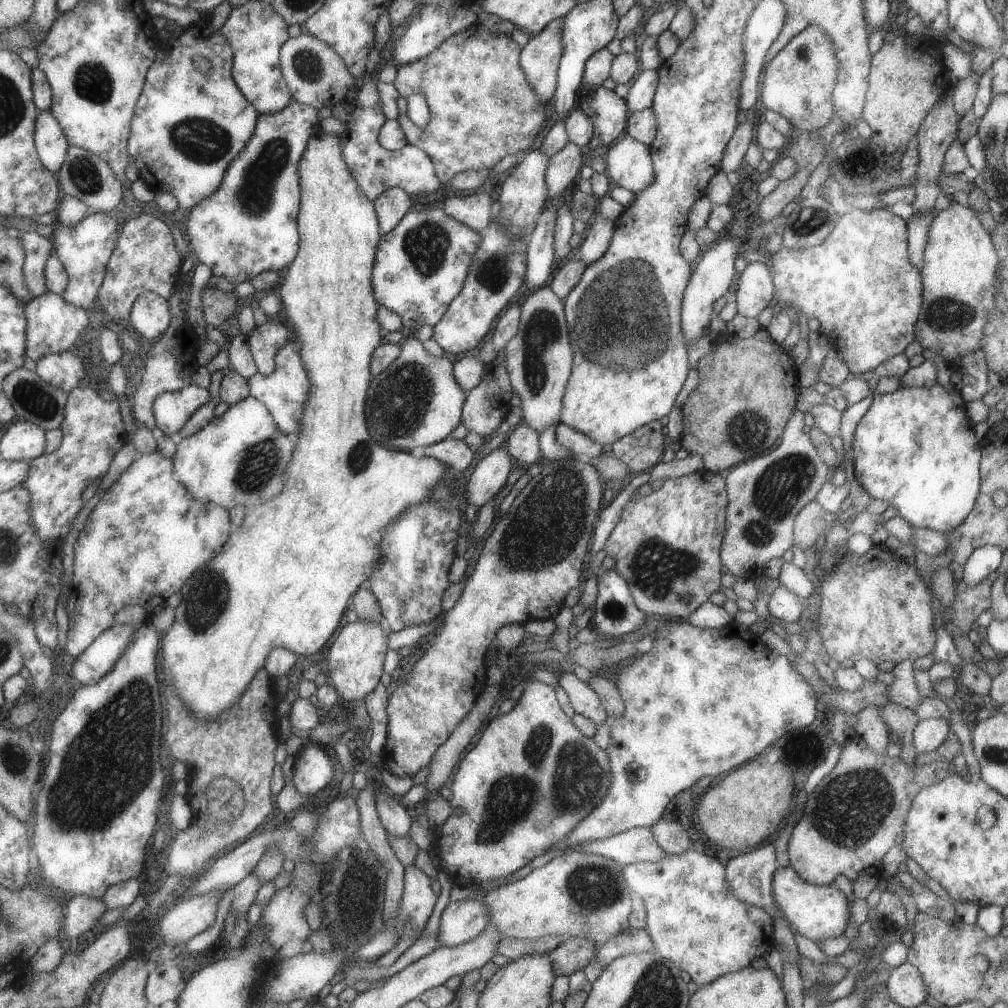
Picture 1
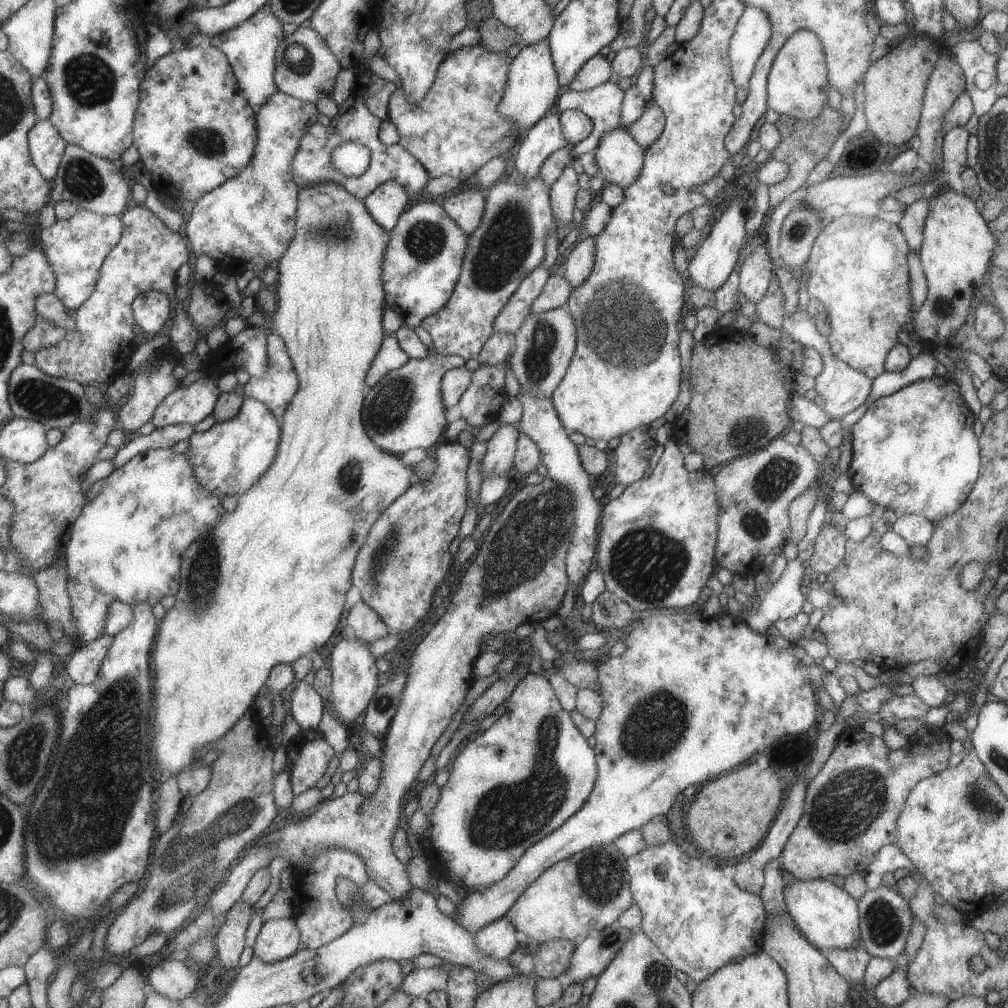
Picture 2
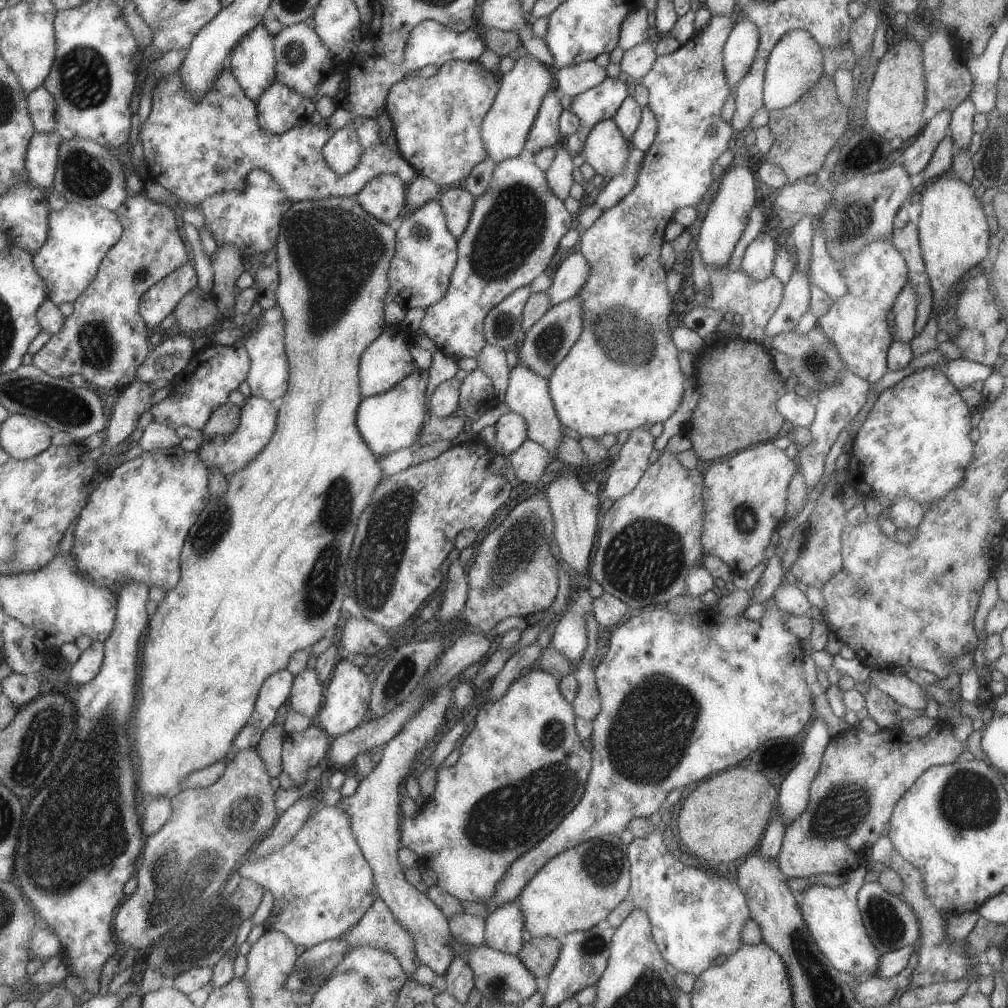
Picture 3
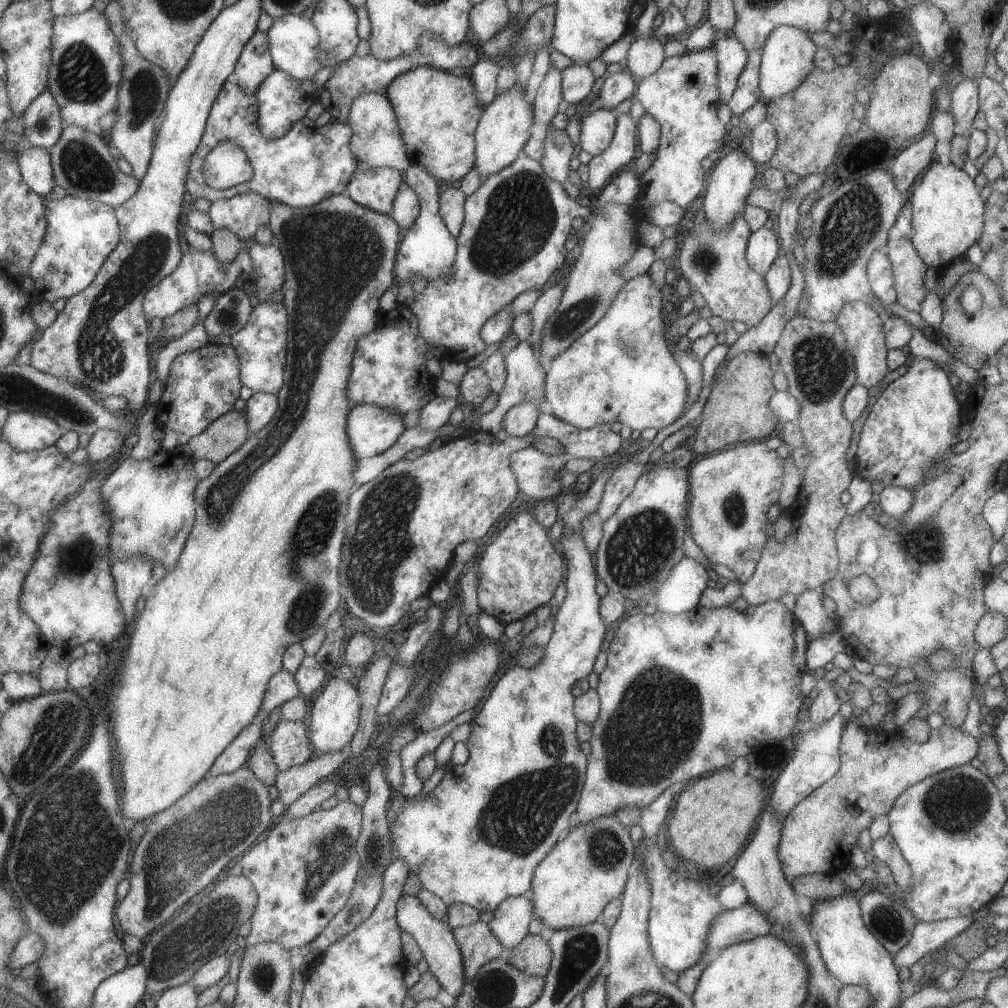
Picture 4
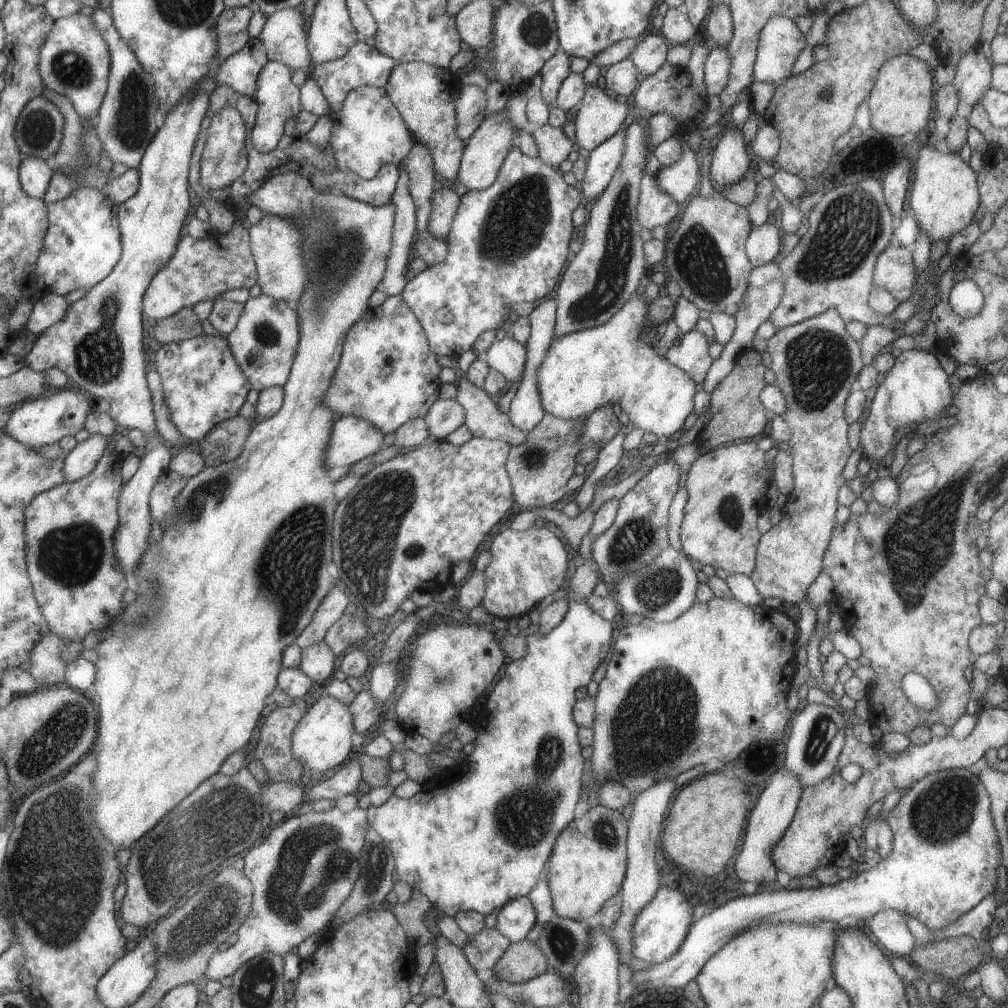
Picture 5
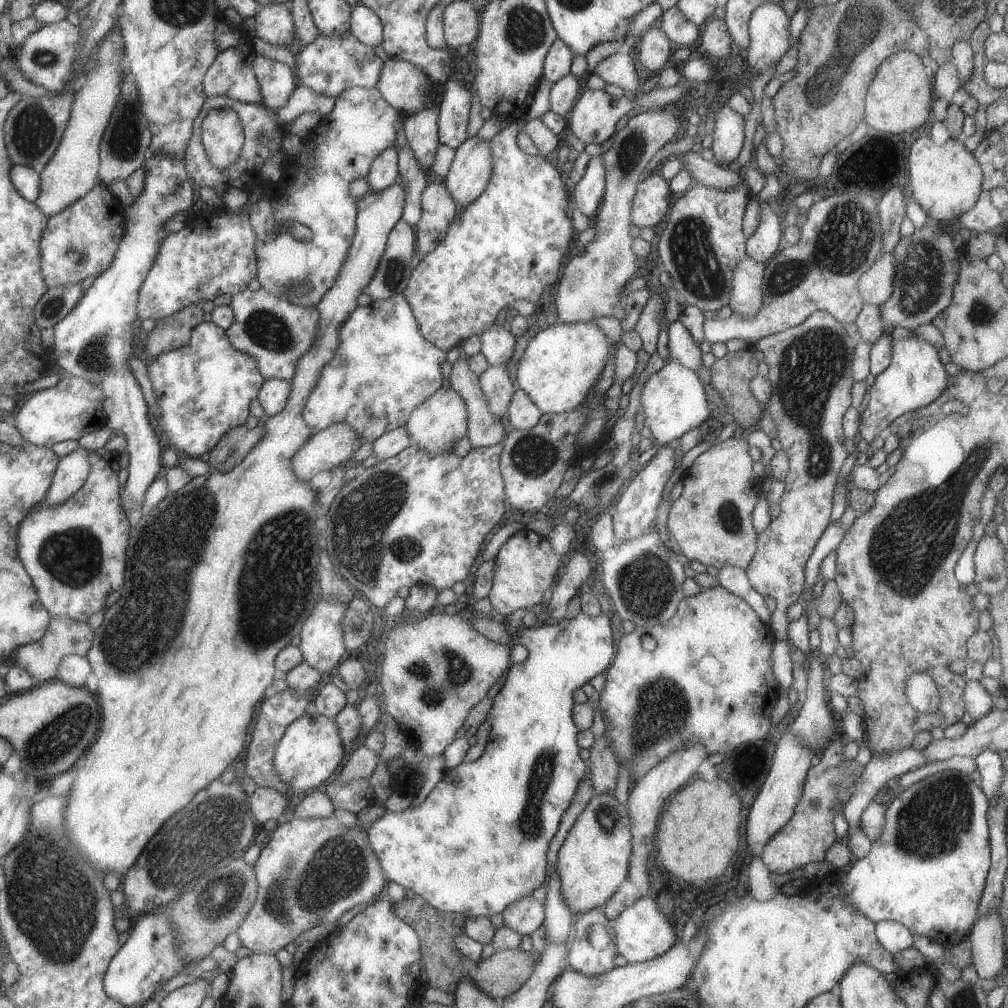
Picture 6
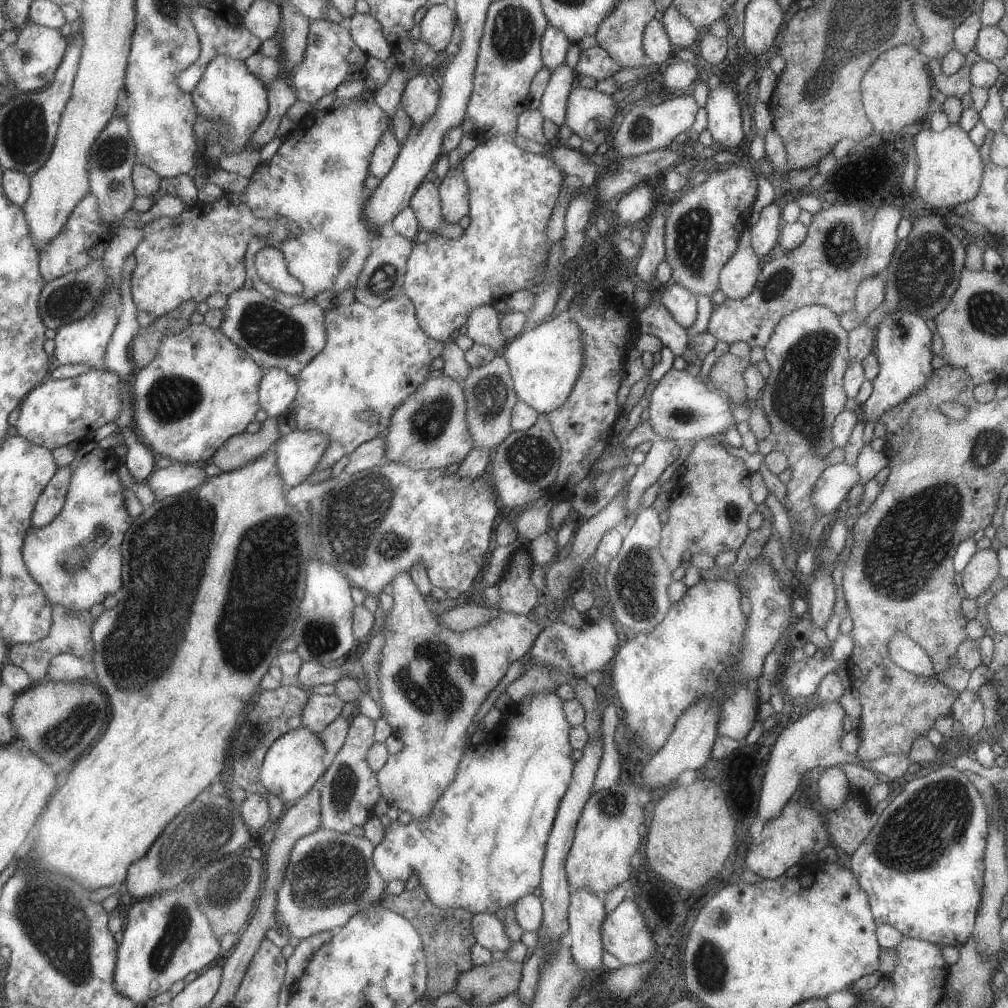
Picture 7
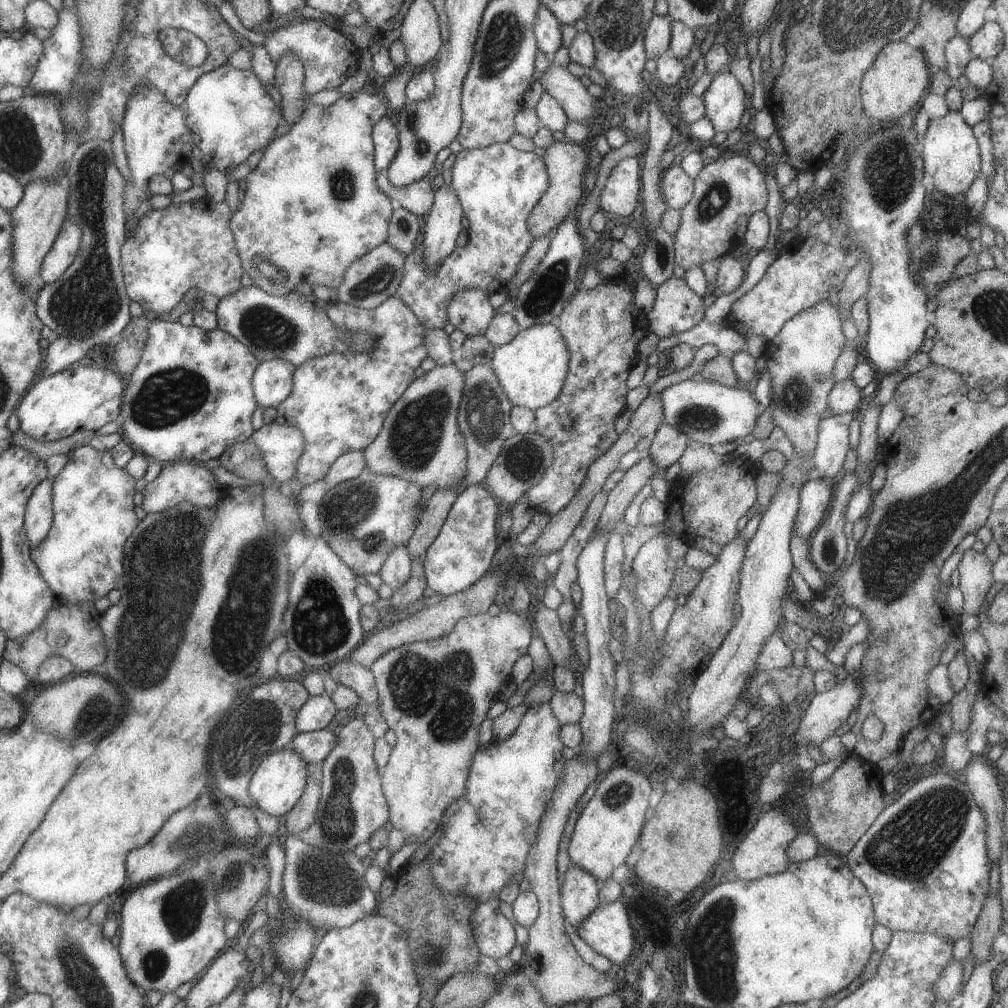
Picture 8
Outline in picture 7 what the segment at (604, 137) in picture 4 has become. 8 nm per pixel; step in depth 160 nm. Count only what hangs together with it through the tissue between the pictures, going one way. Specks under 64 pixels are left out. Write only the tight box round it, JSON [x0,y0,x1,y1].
[565,84,618,141]

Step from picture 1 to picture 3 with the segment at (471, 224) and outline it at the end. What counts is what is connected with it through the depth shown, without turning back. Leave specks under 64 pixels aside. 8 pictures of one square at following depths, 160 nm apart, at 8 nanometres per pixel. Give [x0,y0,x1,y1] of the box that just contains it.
[438,187,474,239]

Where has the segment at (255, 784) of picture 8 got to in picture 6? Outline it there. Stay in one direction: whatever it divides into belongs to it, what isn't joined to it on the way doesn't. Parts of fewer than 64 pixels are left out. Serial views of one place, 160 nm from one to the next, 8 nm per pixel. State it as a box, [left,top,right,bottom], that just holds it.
[273,710,345,794]

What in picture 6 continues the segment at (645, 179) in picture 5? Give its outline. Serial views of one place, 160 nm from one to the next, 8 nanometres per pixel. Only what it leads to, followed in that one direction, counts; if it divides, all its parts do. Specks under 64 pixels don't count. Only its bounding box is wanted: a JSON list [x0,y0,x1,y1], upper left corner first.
[629,174,671,229]

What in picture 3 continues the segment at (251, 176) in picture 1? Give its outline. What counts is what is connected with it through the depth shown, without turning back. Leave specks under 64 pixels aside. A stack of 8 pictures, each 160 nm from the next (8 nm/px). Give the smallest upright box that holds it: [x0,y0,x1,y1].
[199,80,316,256]

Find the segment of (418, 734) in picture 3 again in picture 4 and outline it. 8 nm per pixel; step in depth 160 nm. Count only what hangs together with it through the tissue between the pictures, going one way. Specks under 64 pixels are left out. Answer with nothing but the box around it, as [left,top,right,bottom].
[396,895,467,998]

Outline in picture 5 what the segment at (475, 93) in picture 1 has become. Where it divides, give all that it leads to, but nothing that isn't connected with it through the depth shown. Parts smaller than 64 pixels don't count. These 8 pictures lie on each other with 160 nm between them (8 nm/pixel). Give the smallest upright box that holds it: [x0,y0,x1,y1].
[384,62,465,180]

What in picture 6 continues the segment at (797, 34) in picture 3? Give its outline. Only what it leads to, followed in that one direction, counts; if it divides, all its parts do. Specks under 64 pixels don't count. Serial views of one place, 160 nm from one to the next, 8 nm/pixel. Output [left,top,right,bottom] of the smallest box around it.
[747,2,790,74]

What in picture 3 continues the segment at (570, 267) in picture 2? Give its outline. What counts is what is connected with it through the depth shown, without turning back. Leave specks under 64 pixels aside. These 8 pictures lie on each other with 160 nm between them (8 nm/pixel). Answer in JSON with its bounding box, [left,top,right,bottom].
[545,250,590,305]

